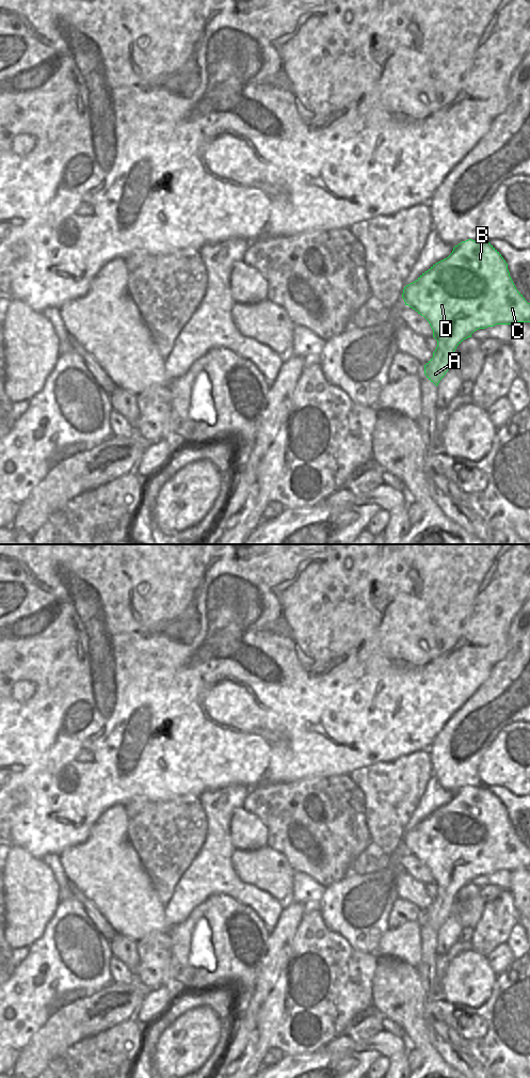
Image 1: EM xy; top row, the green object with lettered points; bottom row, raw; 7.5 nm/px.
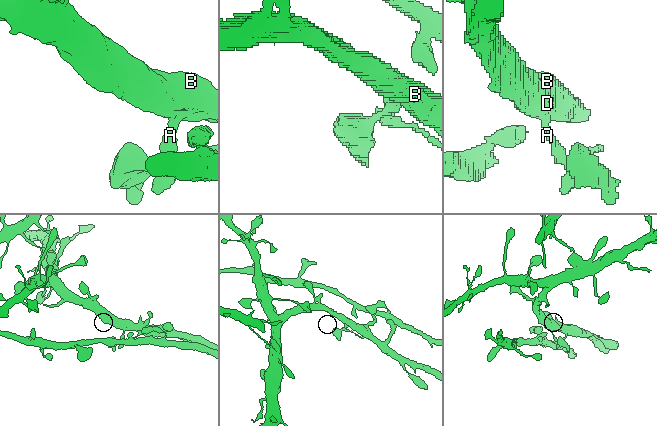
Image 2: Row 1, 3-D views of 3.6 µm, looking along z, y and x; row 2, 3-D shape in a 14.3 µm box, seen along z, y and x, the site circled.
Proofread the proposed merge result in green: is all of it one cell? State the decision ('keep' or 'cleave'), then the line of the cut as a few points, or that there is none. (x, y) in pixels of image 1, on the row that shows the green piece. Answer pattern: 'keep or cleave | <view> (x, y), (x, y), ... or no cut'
keep | no cut

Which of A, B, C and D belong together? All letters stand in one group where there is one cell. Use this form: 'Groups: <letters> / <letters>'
Groups: A B C D.

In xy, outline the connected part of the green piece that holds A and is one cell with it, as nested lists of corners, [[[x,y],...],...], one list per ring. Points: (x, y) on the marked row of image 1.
[[[468,239],[455,245],[447,258],[406,285],[402,298],[405,305],[429,321],[437,340],[433,358],[424,365],[424,375],[436,386],[450,369],[456,347],[475,331],[496,324],[530,322],[530,303],[516,289],[501,254],[483,239]]]

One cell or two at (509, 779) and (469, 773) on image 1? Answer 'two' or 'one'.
two

